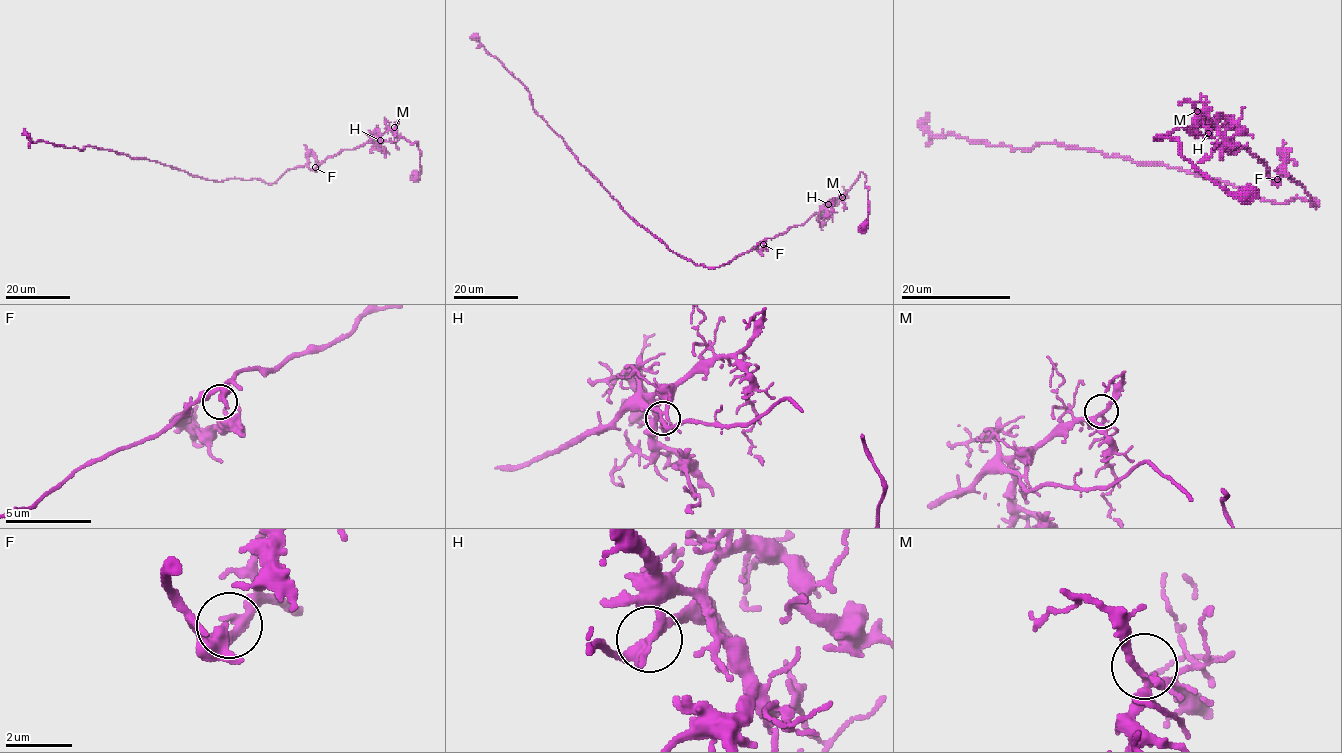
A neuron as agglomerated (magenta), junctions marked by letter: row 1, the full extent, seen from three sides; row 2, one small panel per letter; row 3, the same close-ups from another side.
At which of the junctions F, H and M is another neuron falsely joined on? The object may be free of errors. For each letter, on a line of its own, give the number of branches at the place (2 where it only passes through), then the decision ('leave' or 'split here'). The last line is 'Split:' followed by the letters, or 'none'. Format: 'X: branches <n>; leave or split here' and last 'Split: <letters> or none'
F: branches 4; leave
H: branches 4; leave
M: branches 4; leave
Split: none

